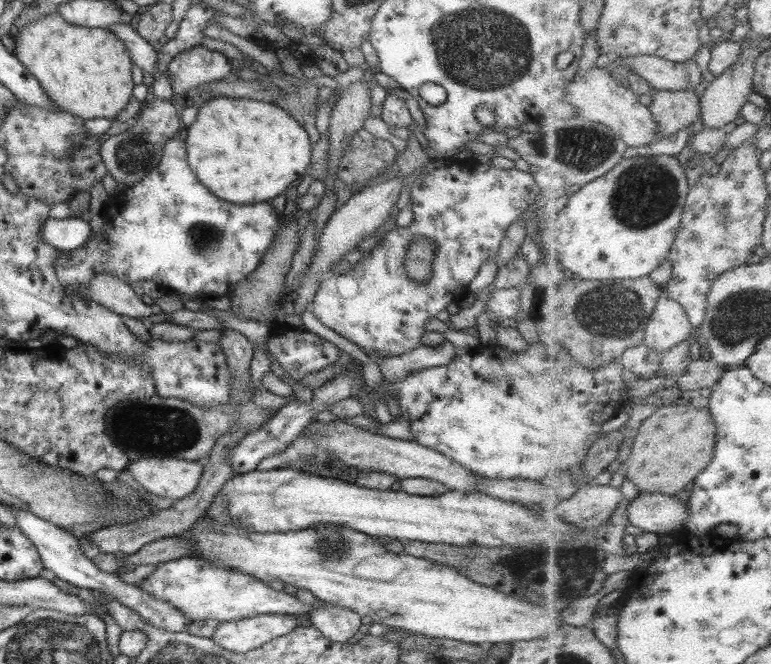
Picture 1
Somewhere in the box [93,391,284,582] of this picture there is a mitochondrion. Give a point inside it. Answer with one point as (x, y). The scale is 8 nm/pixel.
(172, 429)

